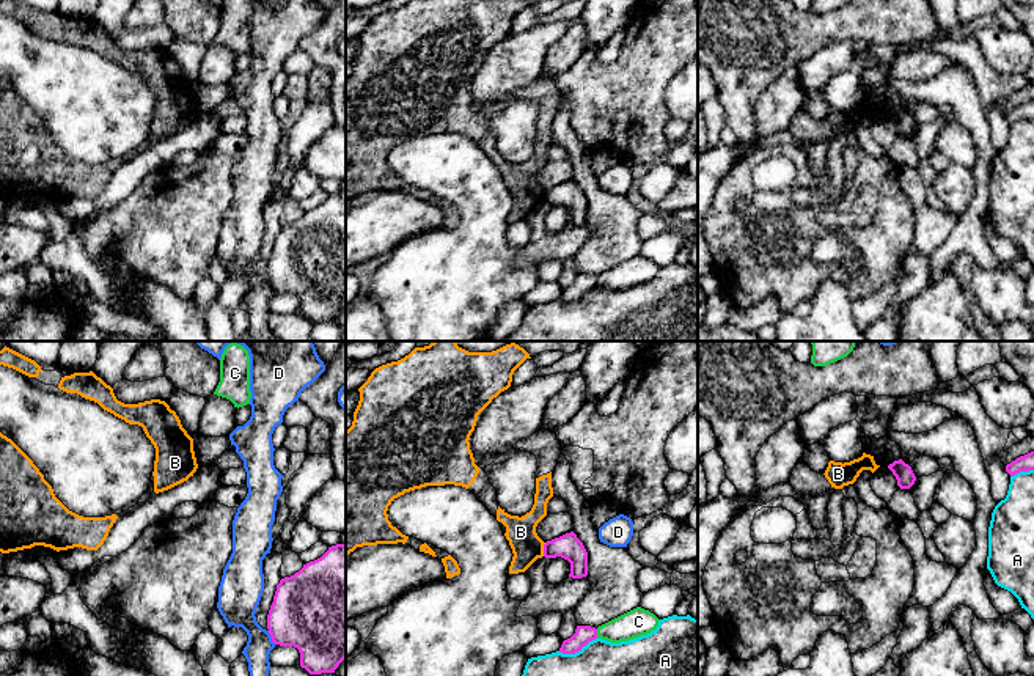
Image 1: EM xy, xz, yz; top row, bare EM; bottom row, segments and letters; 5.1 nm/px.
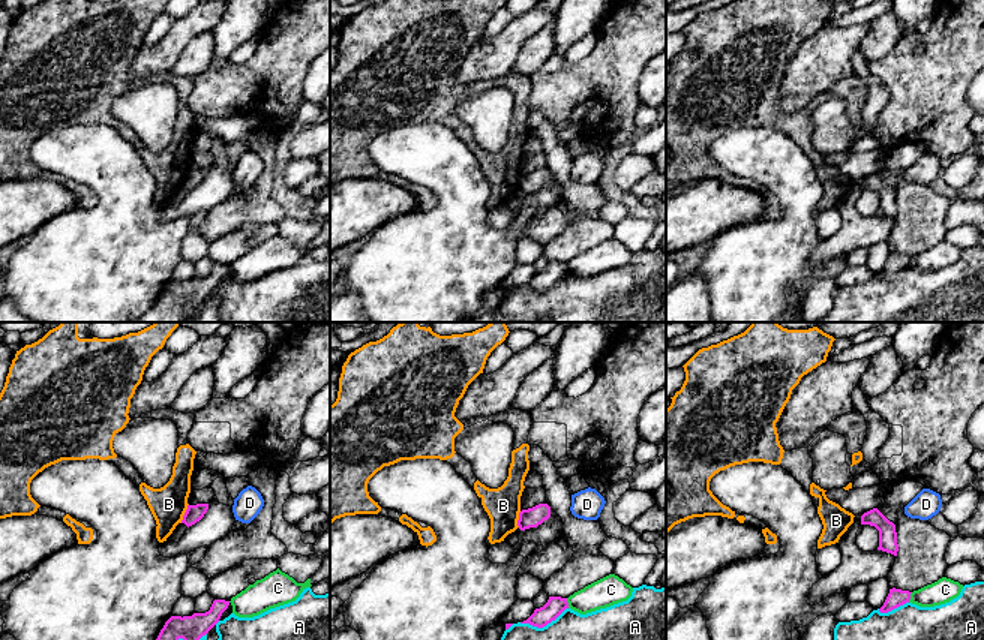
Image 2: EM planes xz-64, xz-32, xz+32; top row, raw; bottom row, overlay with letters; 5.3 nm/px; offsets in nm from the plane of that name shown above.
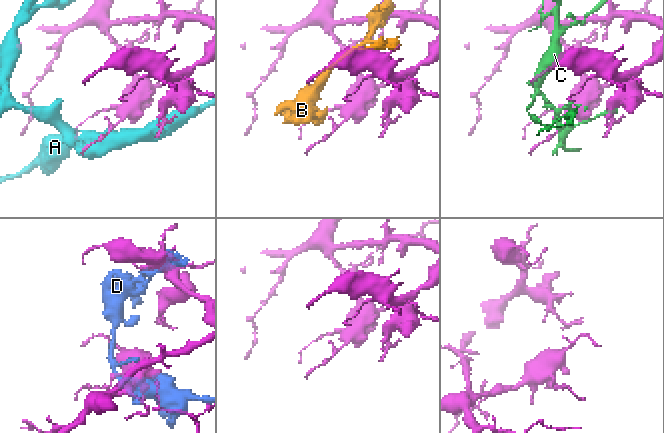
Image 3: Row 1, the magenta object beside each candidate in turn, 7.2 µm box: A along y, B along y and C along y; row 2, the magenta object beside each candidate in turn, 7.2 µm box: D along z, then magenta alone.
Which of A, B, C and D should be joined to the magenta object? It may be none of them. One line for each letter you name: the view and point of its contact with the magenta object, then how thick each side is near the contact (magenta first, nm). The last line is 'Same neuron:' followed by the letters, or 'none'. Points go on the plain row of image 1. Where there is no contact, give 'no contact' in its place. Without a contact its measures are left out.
Same neuron: none

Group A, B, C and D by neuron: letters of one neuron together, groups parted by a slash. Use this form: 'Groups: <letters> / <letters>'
Groups: A / B / C / D

